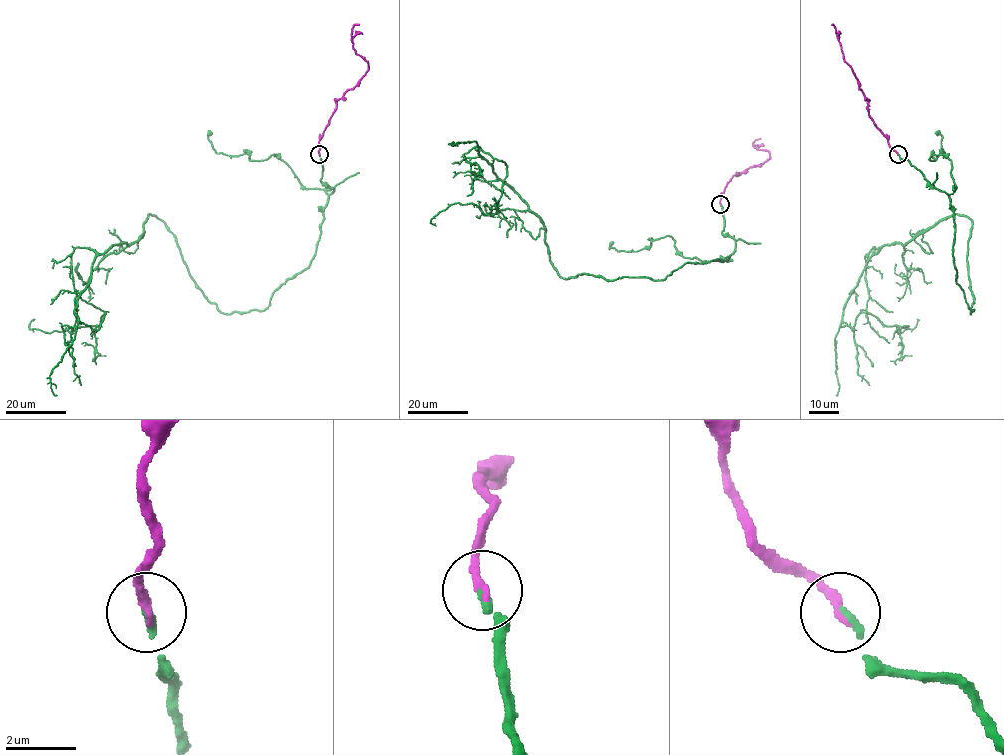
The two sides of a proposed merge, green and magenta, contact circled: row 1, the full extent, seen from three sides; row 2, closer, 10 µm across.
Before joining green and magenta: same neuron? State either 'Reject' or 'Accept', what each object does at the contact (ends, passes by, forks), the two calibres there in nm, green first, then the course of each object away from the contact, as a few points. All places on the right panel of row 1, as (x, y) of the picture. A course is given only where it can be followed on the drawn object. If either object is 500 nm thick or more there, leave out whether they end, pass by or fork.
Accept. At the ring green ends. At the ring magenta ends. Thickness 240 nm (green) against 260 nm. Course of green: (897, 154), (949, 196), (973, 310), (955, 214), (874, 254), (842, 321), (919, 319). Course of magenta: (897, 154), (869, 116), (864, 94), (851, 67), (845, 61), (836, 27), (831, 24)

